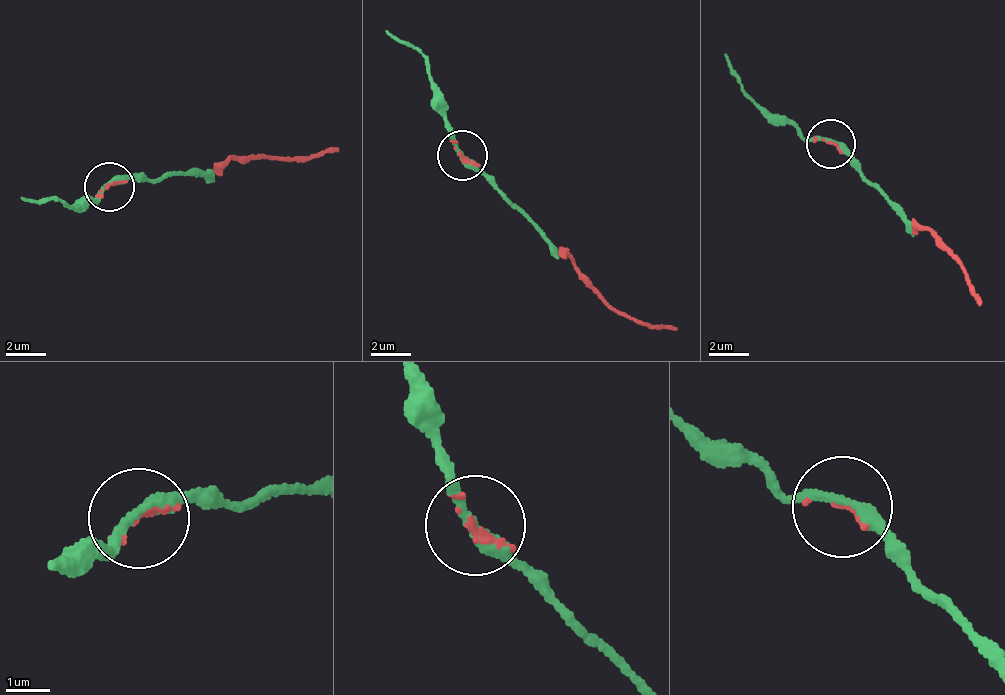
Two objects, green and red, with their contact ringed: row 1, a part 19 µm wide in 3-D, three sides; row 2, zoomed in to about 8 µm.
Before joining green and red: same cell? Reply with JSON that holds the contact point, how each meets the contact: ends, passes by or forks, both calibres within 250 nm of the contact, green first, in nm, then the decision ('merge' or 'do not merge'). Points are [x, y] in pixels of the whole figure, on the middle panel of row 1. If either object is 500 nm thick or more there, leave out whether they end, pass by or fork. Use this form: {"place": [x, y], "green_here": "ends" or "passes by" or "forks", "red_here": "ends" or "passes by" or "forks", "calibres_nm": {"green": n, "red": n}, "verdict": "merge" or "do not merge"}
{"place": [462, 155], "green_here": "passes by", "red_here": "ends", "calibres_nm": {"green": 280, "red": 120}, "verdict": "merge"}

